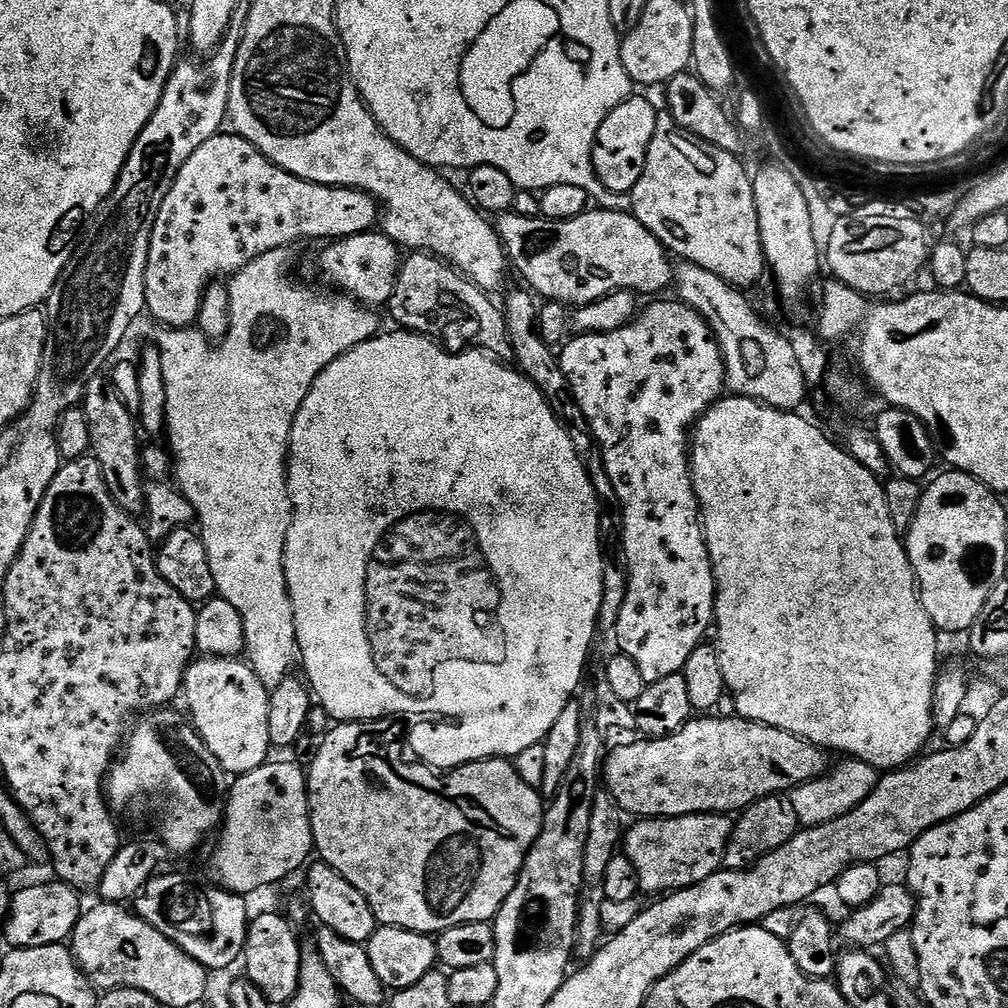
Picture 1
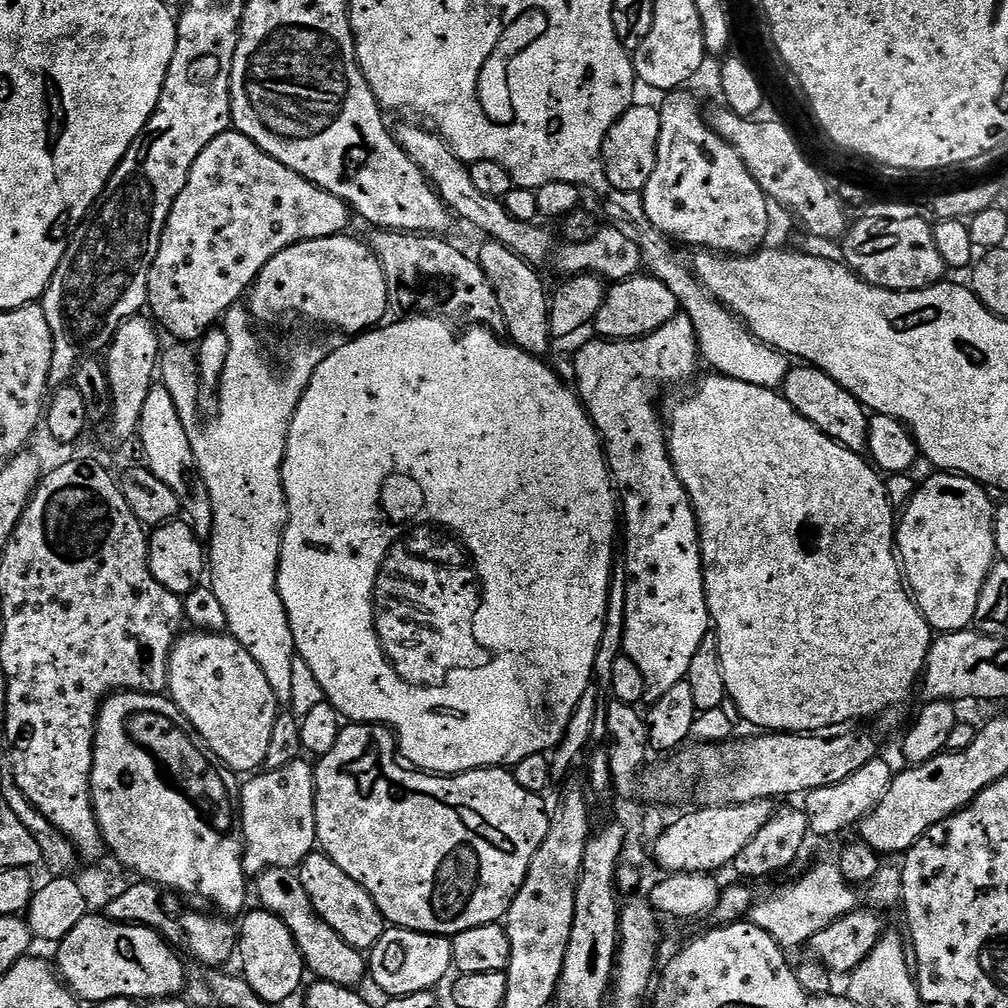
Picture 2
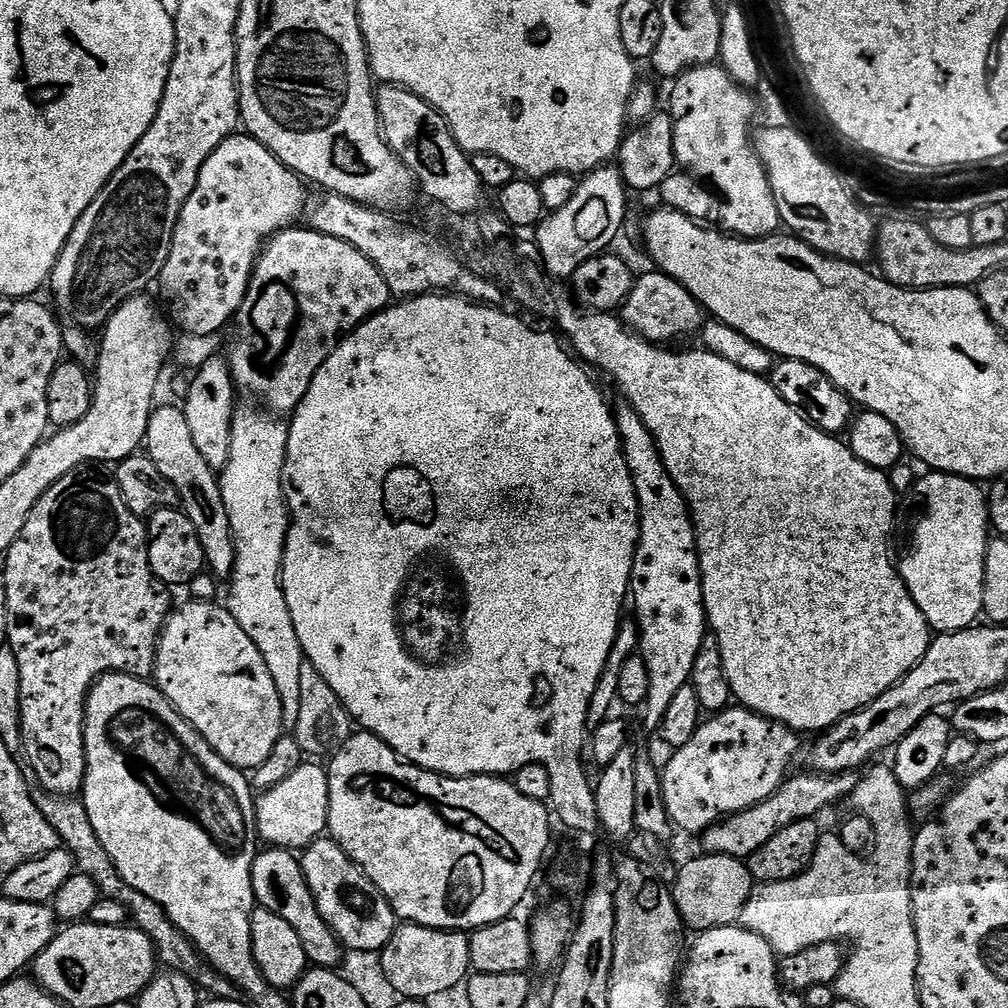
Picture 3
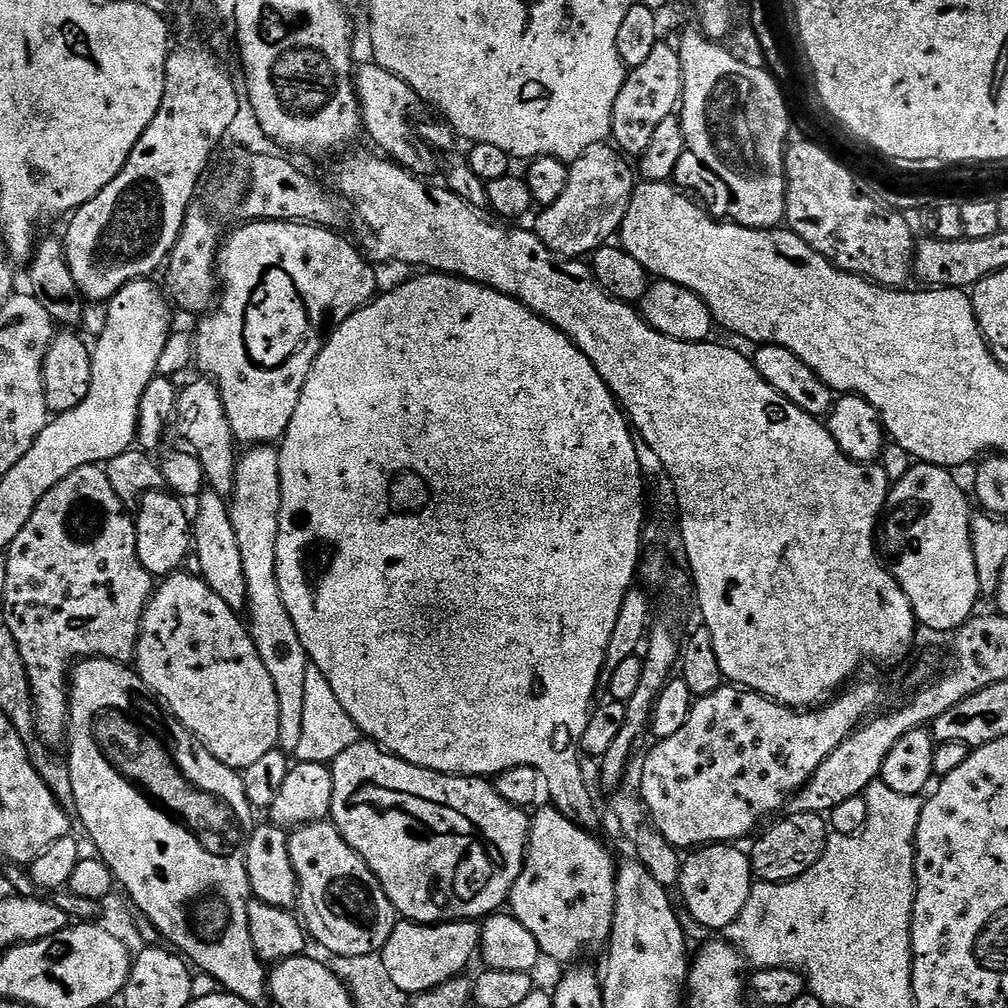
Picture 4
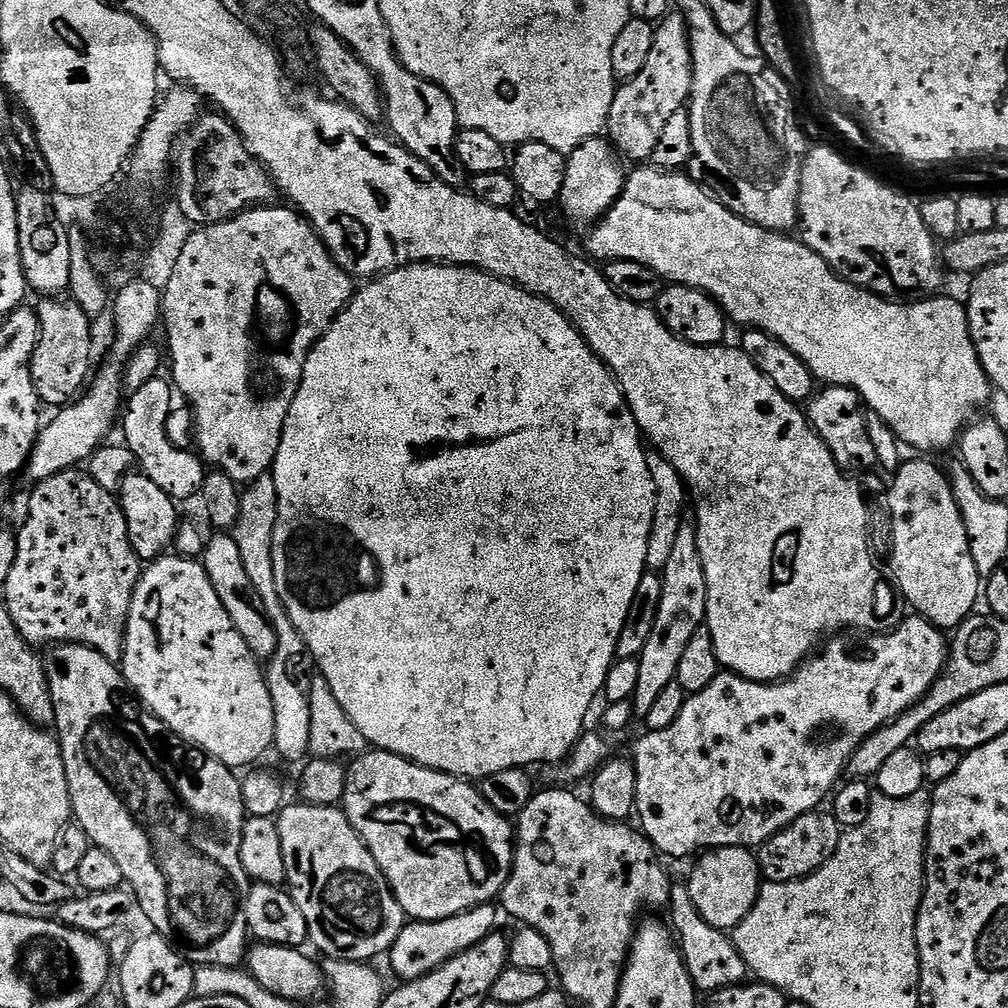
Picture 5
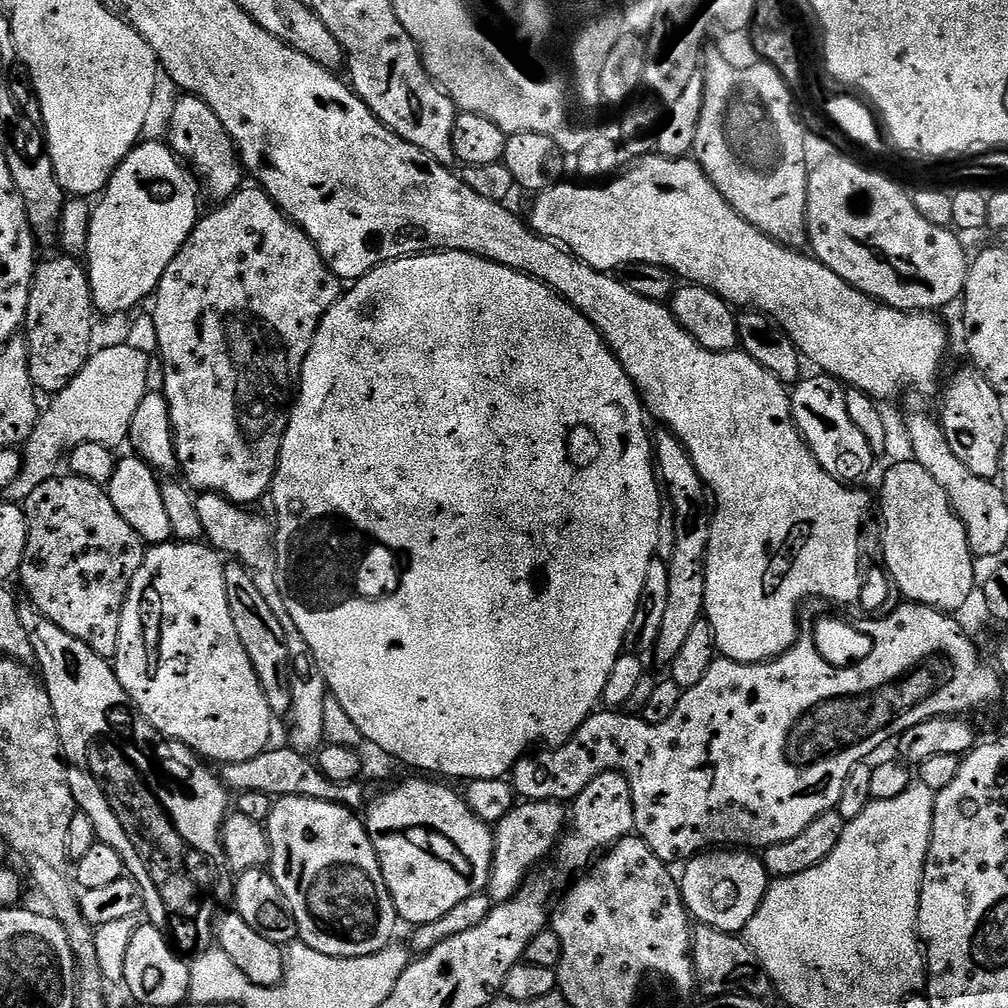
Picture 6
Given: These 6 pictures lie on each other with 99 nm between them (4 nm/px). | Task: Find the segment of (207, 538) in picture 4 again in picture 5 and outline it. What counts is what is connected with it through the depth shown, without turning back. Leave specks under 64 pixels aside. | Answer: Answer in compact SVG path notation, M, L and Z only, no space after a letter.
M216 534L213 540L211 537L205 543L202 563L210 578L210 586L214 586L214 594L218 594L222 606L226 606L226 614L230 614L230 622L234 622L234 630L242 634L246 646L257 661L271 660L278 646L278 634L266 610L266 602L262 602L262 594L258 594L254 582L250 582L246 574L246 566L242 562L242 553L238 551L235 535Z

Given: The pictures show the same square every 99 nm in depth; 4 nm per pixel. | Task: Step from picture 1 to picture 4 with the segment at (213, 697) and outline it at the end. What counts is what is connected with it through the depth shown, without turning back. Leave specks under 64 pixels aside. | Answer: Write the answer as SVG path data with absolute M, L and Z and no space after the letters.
M181 570L167 577L161 584L164 585L161 588L159 585L153 591L152 598L148 601L148 607L144 609L144 617L140 623L140 640L136 643L135 671L138 673L140 680L147 686L149 693L153 697L161 696L161 698L156 698L163 701L167 711L171 712L180 723L188 727L204 743L206 750L210 750L210 754L214 754L214 758L218 758L226 766L237 770L254 766L260 758L265 757L266 754L277 747L280 723L278 722L278 694L274 690L274 678L270 678L270 670L266 670L266 666L258 654L256 644L252 640L251 631L246 627L245 621L241 619L238 613L230 606L226 606L226 602L222 602L222 598L218 598L218 594L214 594L214 590L210 590L210 586L200 577L190 576L184 570Z

